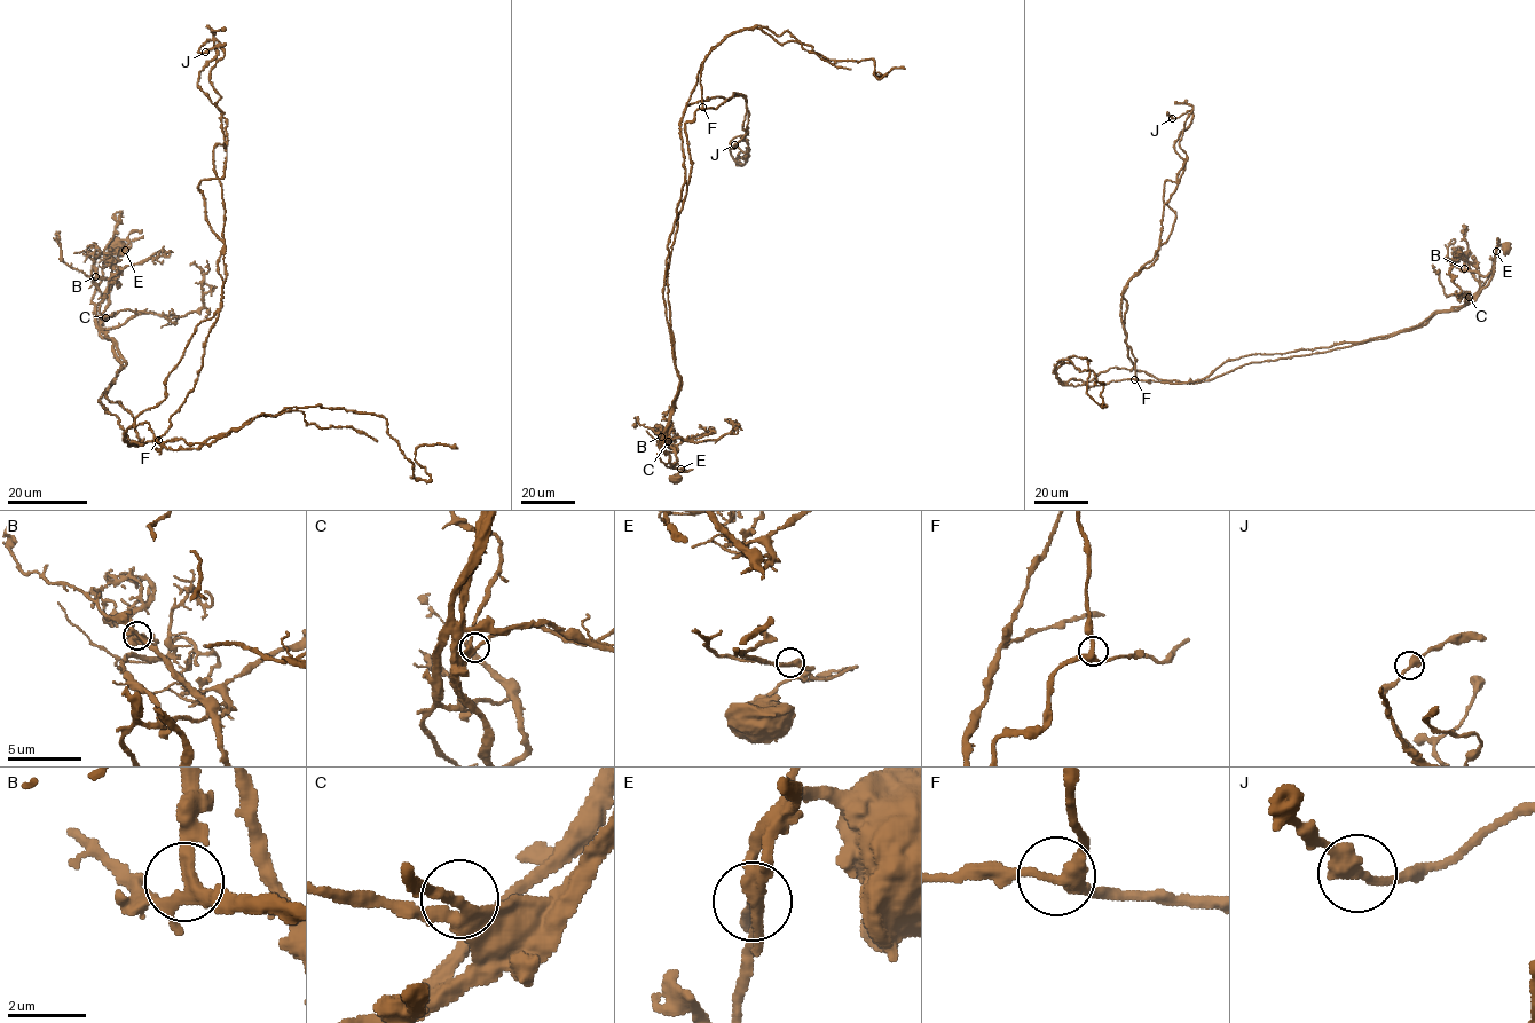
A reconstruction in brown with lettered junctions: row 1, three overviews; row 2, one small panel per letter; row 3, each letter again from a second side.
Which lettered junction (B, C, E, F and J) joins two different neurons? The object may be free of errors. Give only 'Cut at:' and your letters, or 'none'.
Cut at: E

